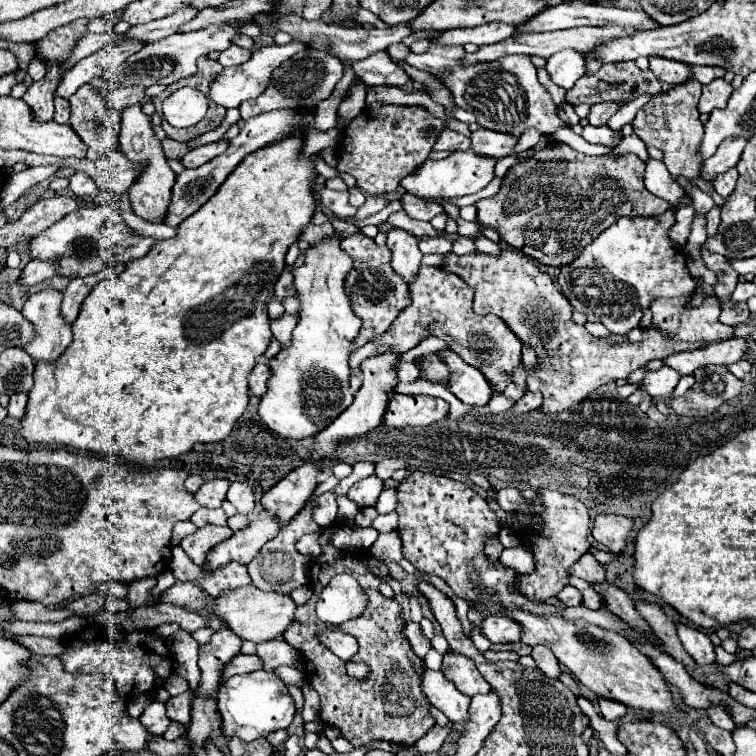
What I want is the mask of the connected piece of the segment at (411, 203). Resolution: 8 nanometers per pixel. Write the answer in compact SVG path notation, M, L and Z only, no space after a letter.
M405 193L401 197L401 203L403 203L405 213L413 219L419 219L419 221L431 221L435 215L445 213L445 209L441 205L429 203L429 201L425 201L421 197L415 197L415 195L409 195L409 193Z

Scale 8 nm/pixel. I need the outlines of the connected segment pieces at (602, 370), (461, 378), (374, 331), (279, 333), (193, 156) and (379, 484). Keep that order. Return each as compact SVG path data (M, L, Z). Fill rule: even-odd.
M503 251L501 257L485 253L463 257L453 253L447 255L449 257L443 267L457 273L475 291L473 311L479 315L499 315L523 343L535 349L541 367L527 377L527 389L543 393L543 413L563 413L585 401L597 387L611 383L613 379L627 379L629 373L637 367L645 367L645 363L653 359L663 359L671 353L683 353L699 347L699 343L667 341L653 325L649 331L643 331L641 343L631 343L623 335L613 335L609 341L597 339L589 335L583 325L573 323L571 303L559 293L553 279L525 255L513 251Z
M441 351L439 355L451 369L449 391L467 405L487 405L493 389L491 383L483 377L483 373L479 373L479 369L475 369L473 365L467 365L453 351Z
M361 231L355 235L349 235L341 241L341 249L353 259L353 267L351 273L347 273L347 281L345 281L345 289L347 289L347 297L351 301L351 309L353 313L363 321L359 337L355 339L355 347L363 347L367 341L373 341L375 337L383 335L391 321L407 307L411 305L411 295L409 295L409 287L403 281L403 277L399 277L393 269L391 269L391 253L387 249L387 245L377 245L371 237L365 237Z
M285 313L281 319L271 321L271 331L273 331L273 337L281 343L281 347L283 347L283 349L291 347L291 331L295 329L295 325L297 325L297 317L287 315L287 313Z
M217 141L217 143L209 143L209 145L203 145L203 147L197 147L197 149L191 149L185 157L183 157L183 165L187 169L195 169L207 161L211 161L213 157L221 155L225 149L227 149L229 141Z
M365 477L361 481L357 481L351 489L349 489L349 499L355 501L359 507L369 507L377 503L379 493L385 489L385 481L379 481L379 477Z

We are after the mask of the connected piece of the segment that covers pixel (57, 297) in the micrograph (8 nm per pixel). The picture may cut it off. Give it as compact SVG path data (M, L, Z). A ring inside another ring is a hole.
M43 289L31 295L21 313L27 321L35 325L35 339L25 347L33 361L55 361L73 341L71 325L63 321L59 313L59 301L63 301L63 291Z

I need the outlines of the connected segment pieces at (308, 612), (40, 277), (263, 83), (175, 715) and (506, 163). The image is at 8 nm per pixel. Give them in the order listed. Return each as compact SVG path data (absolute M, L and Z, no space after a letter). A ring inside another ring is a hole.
M335 525L323 529L319 535L319 545L323 553L309 561L309 579L313 587L313 597L295 611L295 623L283 633L283 639L295 649L299 649L303 655L307 681L321 697L321 721L325 725L339 727L343 737L349 739L355 747L367 745L369 741L375 739L399 745L413 745L435 725L435 719L429 715L431 703L427 701L421 689L425 669L423 659L415 657L411 643L407 641L407 637L403 637L405 619L401 605L395 599L387 599L381 595L379 579L369 571L369 567L365 565L365 557L359 551L337 549L335 545L331 545L333 533ZM337 573L353 575L365 589L365 595L369 597L369 605L359 617L333 627L337 631L355 635L359 643L355 663L365 663L371 667L371 677L367 677L367 681L355 681L353 677L349 677L345 668L346 663L335 657L317 637L317 633L325 631L327 627L321 621L317 621L315 603L323 587Z
M29 261L25 265L25 269L21 271L21 277L17 279L17 283L25 289L31 289L47 279L51 279L55 275L55 265L51 261Z
M291 41L289 45L269 45L269 47L261 47L257 51L253 51L251 59L245 61L243 65L235 65L235 67L225 67L217 77L213 77L211 85L209 85L209 95L211 101L215 101L217 105L223 107L239 107L243 101L253 99L257 95L261 95L269 83L269 77L273 73L273 69L277 69L283 61L291 59L297 51L305 49L299 41Z
M187 691L187 693L177 695L177 697L169 697L169 701L165 703L167 705L167 717L171 721L189 725L189 721L191 721L191 699L193 699L193 691Z
M515 155L503 158L495 166L495 176L503 177L512 165L518 162L524 163L529 159L530 157L528 156L527 158L521 158L521 160L518 160Z

